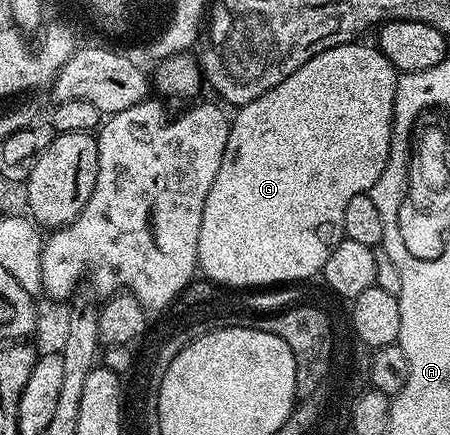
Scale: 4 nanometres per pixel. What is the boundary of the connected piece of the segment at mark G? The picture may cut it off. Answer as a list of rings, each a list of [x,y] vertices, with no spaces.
[[[363,42],[332,46],[332,50],[324,50],[316,54],[316,58],[308,58],[300,70],[288,74],[280,86],[272,86],[260,98],[241,105],[238,113],[233,113],[228,134],[228,146],[224,146],[224,158],[220,158],[220,170],[216,170],[216,179],[212,181],[212,190],[208,190],[208,198],[204,198],[204,214],[200,218],[200,242],[198,243],[198,267],[201,275],[215,280],[218,284],[226,284],[230,290],[258,290],[277,281],[282,286],[289,280],[306,280],[309,276],[317,277],[328,262],[332,250],[344,238],[344,209],[348,201],[356,198],[356,194],[369,194],[377,188],[380,174],[384,174],[384,166],[388,162],[388,154],[392,146],[392,126],[394,125],[394,103],[396,102],[396,86],[400,75],[397,68],[384,58],[377,47],[370,48]]]

